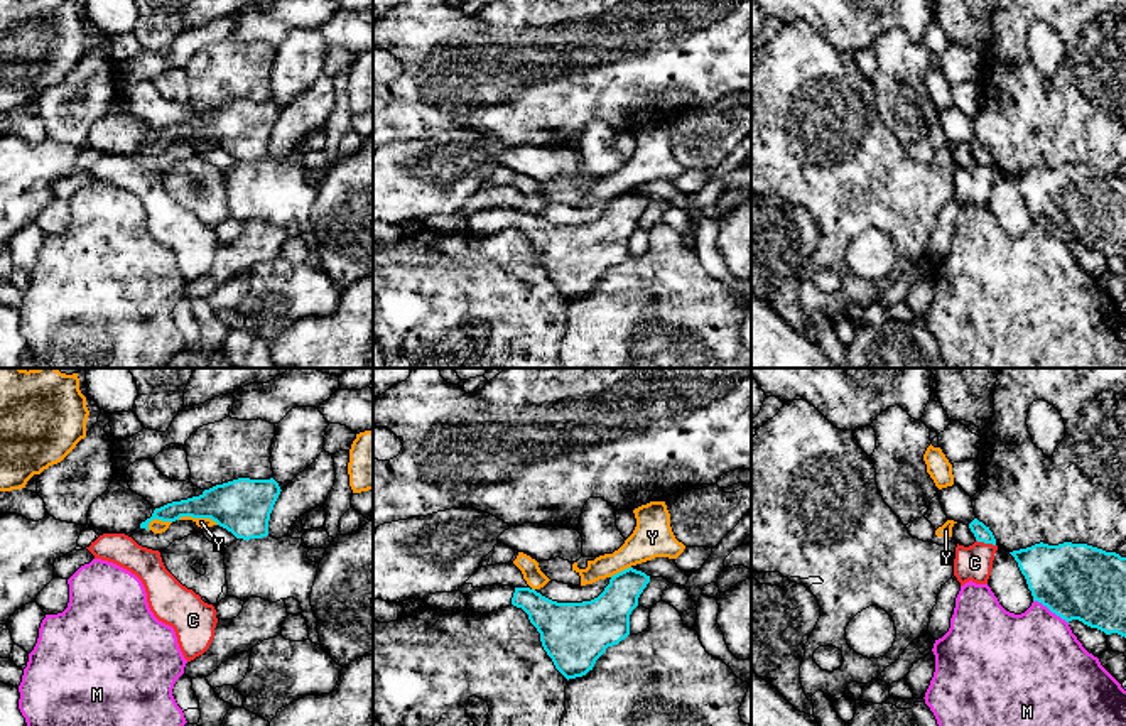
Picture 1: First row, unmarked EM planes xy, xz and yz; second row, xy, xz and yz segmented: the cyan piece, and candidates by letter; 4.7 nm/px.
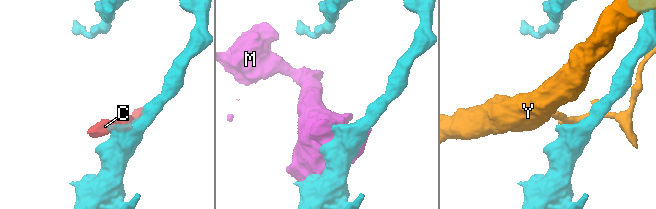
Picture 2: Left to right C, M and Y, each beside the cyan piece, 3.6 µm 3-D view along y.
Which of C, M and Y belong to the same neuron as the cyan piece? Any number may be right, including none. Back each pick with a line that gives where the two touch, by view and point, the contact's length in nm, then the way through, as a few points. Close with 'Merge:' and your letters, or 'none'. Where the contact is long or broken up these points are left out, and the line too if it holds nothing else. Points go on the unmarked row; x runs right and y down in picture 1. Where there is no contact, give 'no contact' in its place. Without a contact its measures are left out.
Merge: none

